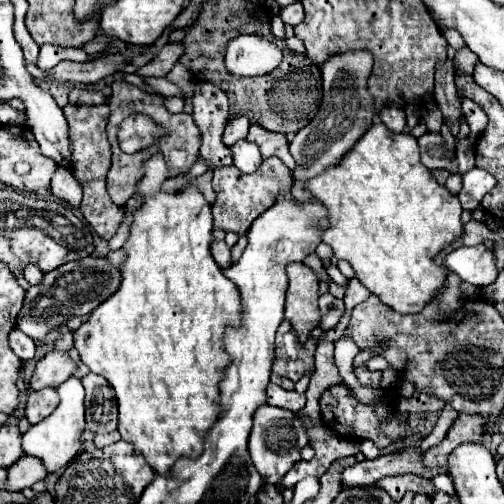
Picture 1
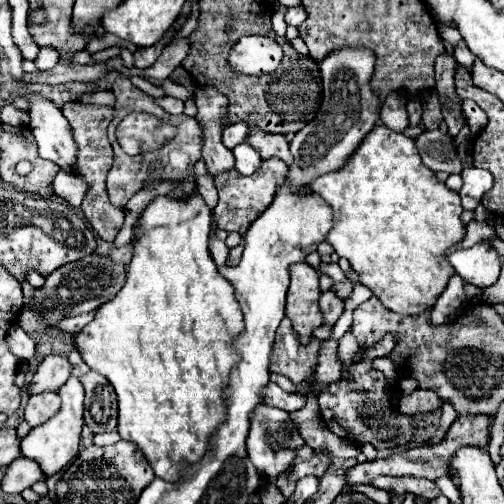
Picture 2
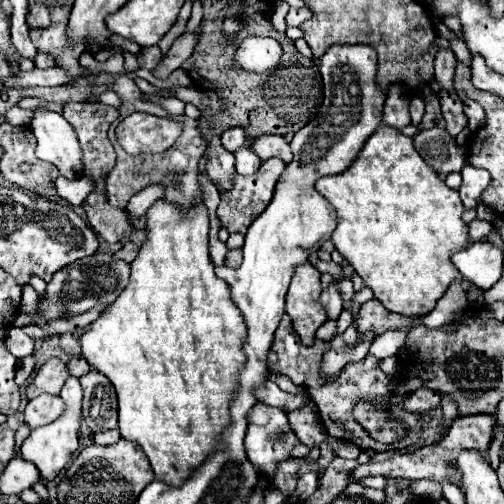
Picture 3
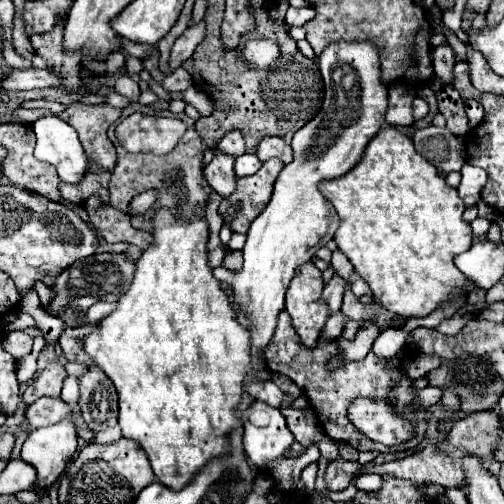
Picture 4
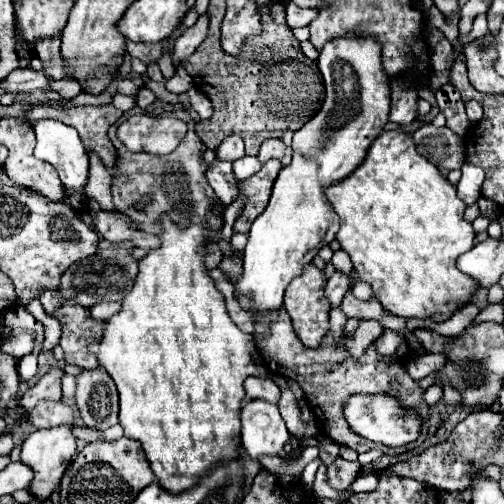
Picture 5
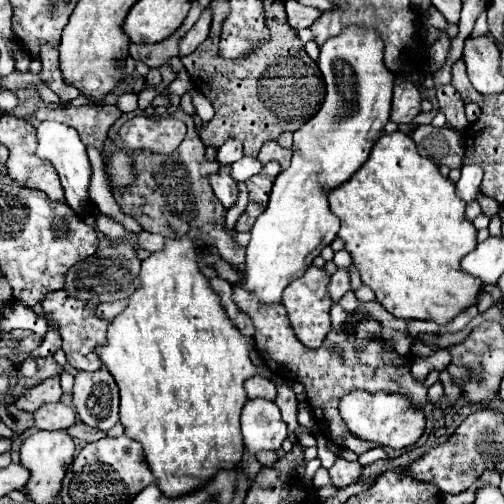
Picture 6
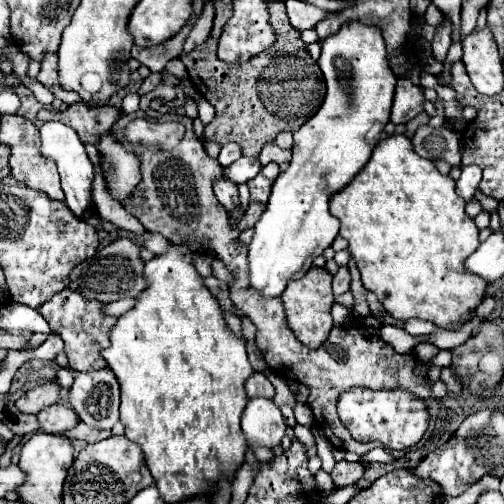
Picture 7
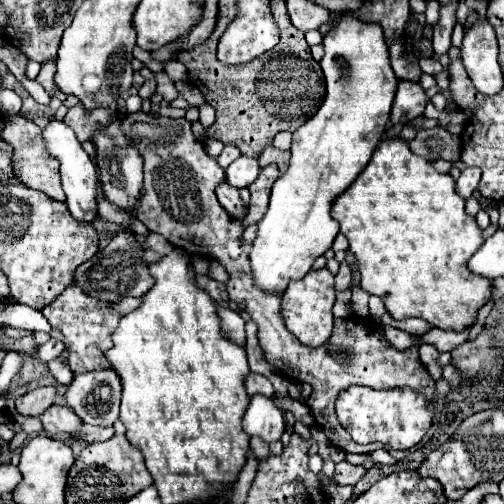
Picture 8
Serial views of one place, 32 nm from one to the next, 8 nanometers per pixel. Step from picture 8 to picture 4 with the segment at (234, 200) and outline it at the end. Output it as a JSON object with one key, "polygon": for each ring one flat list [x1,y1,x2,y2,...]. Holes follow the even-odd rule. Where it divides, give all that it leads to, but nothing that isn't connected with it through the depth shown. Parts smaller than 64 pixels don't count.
{"polygon":[[218,146,212,148,212,162,206,164,204,168,204,176,208,180,208,184,224,198,224,196,230,196,236,188,236,174,234,174,234,156,228,156,224,152,220,152]]}

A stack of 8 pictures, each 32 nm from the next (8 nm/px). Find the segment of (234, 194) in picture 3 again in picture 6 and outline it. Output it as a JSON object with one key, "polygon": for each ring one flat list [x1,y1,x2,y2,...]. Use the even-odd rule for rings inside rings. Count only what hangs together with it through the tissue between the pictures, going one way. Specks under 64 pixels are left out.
{"polygon":[[276,160,268,162,262,166,262,172,248,178,246,180,246,188,248,188,248,206,246,210,242,212,242,216,238,218,236,222,236,232,250,232,254,220,264,212,266,204,268,204,268,196,270,196,270,190,272,190,272,184,276,180,280,172,280,164,276,164]]}

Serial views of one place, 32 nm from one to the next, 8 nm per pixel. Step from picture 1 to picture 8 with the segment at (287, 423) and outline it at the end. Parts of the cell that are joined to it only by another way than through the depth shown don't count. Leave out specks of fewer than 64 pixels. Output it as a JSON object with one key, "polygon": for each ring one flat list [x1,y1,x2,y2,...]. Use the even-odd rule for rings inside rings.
{"polygon":[[260,394,252,396,242,418,242,426,250,438,260,438,266,444,278,442,286,432,282,412,276,408,274,400]]}

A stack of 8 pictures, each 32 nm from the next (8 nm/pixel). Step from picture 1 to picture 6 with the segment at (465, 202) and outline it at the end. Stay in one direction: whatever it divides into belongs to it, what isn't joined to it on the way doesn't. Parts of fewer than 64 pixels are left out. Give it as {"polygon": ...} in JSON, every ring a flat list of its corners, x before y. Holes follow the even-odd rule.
{"polygon":[[472,164,462,166,462,176,460,176,458,184,456,184,456,192,466,204,470,204,470,202,474,202,478,198,482,176,484,176,484,172,482,172,480,166,472,166]]}

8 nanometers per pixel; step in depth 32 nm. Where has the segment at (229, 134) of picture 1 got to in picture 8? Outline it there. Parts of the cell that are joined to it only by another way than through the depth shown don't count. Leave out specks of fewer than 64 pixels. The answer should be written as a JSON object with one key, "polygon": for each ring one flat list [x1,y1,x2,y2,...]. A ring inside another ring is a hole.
{"polygon":[[228,144,228,146,224,146,222,154,220,154,216,160,218,160,218,164,220,164,222,168,228,168,236,158,240,158,240,150,238,150,234,144]]}

